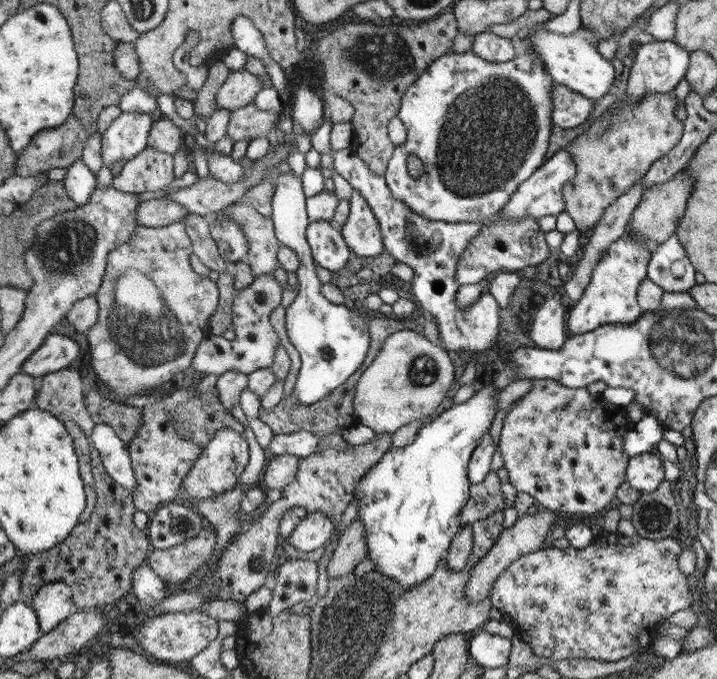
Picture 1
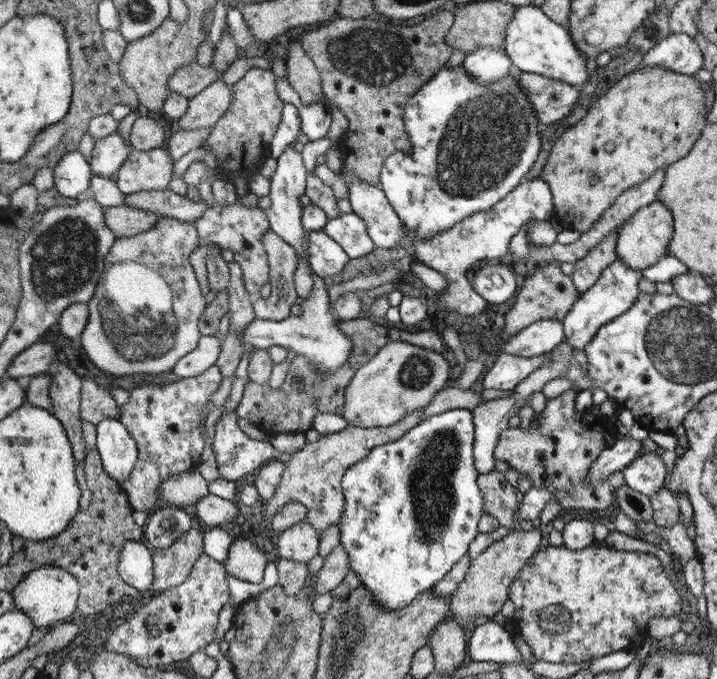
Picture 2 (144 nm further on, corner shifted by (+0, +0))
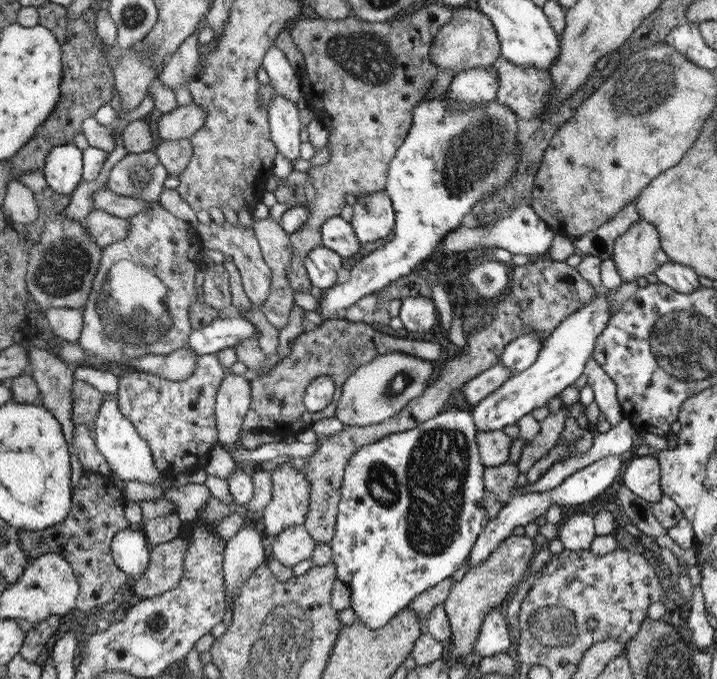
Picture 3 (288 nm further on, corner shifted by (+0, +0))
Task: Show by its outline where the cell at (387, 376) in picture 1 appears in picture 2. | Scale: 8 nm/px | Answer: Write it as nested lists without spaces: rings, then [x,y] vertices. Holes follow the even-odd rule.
[[[387,342],[349,380],[341,416],[357,428],[389,428],[429,406],[431,398],[443,390],[447,374],[449,364],[441,354],[407,342]]]

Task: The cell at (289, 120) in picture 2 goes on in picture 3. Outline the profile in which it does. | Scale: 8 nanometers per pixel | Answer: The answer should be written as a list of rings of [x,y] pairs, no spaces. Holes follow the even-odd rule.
[[[271,46],[265,52],[261,72],[269,78],[269,84],[275,88],[275,94],[279,98],[285,98],[285,100],[295,104],[303,96],[301,76],[295,74],[295,70],[291,68],[287,56],[279,48]]]

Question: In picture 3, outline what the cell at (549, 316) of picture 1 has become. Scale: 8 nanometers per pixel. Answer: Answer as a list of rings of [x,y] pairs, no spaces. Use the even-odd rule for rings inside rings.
[[[529,332],[525,336],[517,336],[517,340],[509,342],[509,346],[505,348],[503,356],[499,358],[499,362],[507,368],[511,366],[515,374],[525,372],[539,356],[539,352],[543,350],[543,342],[547,340],[547,334],[537,334],[537,332]]]

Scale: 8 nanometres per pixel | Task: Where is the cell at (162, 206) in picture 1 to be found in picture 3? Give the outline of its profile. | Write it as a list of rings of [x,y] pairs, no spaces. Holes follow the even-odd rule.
[[[95,208],[93,212],[89,212],[85,222],[89,226],[87,230],[93,234],[93,238],[101,246],[101,250],[105,246],[111,246],[111,244],[117,244],[117,242],[125,240],[129,236],[131,228],[133,228],[131,220],[113,216],[111,212],[105,212],[101,208]]]

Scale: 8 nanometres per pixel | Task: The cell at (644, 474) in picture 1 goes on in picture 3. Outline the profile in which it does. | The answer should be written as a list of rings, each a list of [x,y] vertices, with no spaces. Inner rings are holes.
[[[641,456],[633,458],[625,472],[623,472],[623,486],[627,486],[633,494],[641,496],[643,500],[655,504],[661,500],[661,474],[663,466],[651,456]]]

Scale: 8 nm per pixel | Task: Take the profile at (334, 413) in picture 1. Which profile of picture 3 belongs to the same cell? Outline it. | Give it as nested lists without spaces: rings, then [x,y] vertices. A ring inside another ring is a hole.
[[[337,316],[333,320],[323,320],[319,326],[309,328],[305,334],[301,334],[299,338],[293,340],[291,354],[281,364],[277,364],[267,374],[249,382],[251,404],[249,404],[249,412],[243,418],[243,430],[257,428],[257,430],[267,432],[267,428],[275,430],[275,426],[277,426],[277,428],[301,432],[301,430],[309,428],[315,420],[333,418],[335,410],[337,410],[339,396],[341,396],[341,388],[343,388],[343,382],[347,380],[347,376],[353,374],[359,366],[371,362],[377,356],[385,356],[389,352],[409,354],[413,358],[421,358],[427,362],[435,362],[443,354],[441,346],[435,342],[421,342],[421,340],[411,340],[411,338],[393,338],[393,336],[387,336],[387,334],[373,330],[365,322],[347,322],[341,316]],[[305,336],[307,336],[307,344],[313,344],[311,352],[303,350],[303,338]],[[319,376],[327,376],[333,380],[331,382],[333,384],[333,398],[323,412],[311,414],[311,412],[305,412],[303,396],[305,396],[307,386]]]

